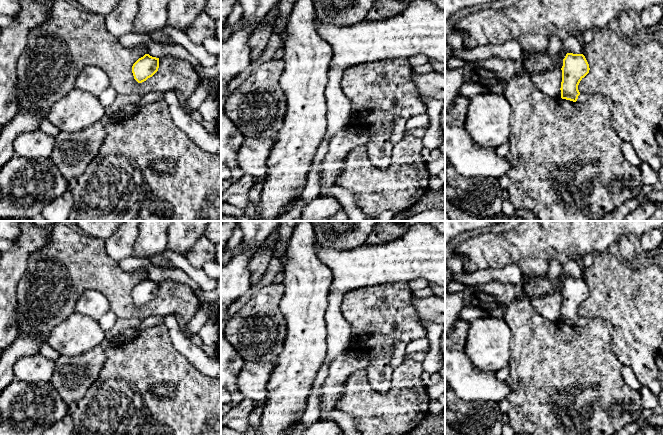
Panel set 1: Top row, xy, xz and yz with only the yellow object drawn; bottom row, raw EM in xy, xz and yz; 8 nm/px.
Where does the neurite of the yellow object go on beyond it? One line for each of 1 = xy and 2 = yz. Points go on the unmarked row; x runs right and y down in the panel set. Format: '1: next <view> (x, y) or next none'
1: next none
2: next none

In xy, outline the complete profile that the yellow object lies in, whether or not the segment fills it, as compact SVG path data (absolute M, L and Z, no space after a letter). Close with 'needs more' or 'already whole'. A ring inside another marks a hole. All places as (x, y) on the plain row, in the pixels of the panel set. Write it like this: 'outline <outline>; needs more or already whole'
outline M145 278L133 288L132 297L134 303L138 307L142 307L152 301L158 295L158 292L159 282Z; already whole

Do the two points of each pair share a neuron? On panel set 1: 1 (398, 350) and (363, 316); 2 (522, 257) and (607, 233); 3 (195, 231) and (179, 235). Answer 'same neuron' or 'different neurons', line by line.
1: different neurons
2: same neuron
3: same neuron

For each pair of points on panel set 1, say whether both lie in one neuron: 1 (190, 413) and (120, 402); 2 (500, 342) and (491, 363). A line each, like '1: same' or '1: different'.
1: same
2: same

